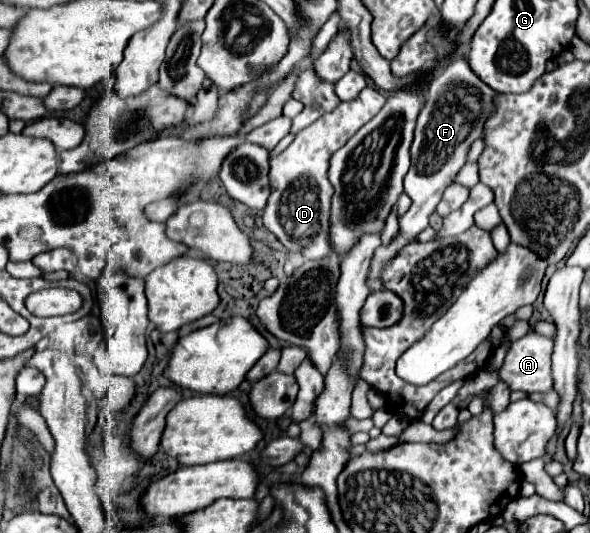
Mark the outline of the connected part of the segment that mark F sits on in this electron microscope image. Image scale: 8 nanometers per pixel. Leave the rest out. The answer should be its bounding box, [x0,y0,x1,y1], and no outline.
[371,57,499,277]

